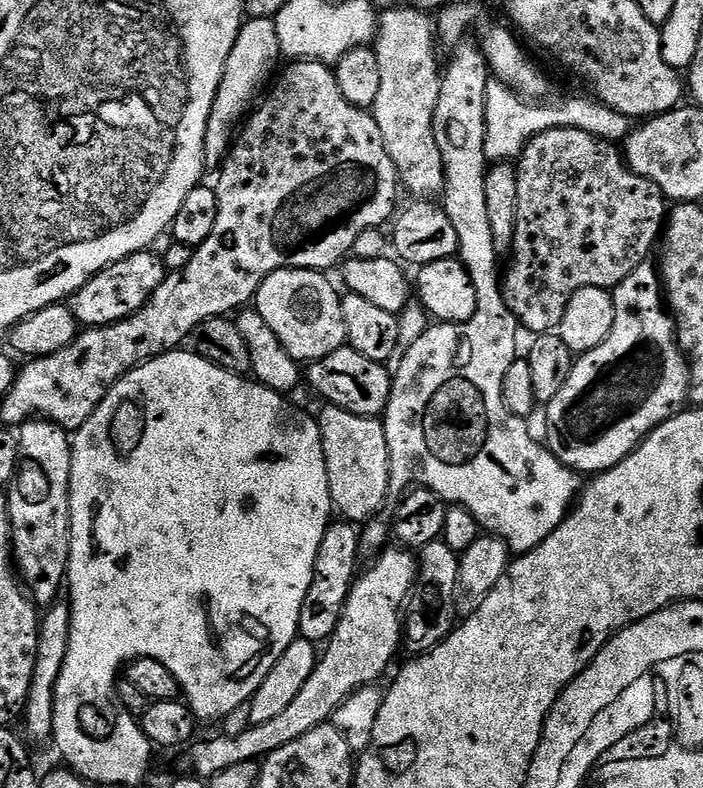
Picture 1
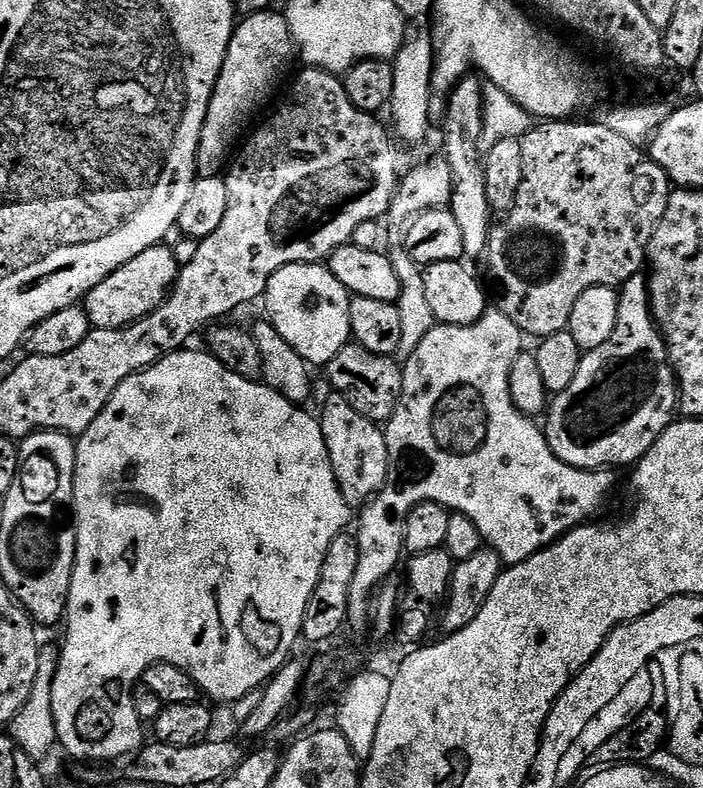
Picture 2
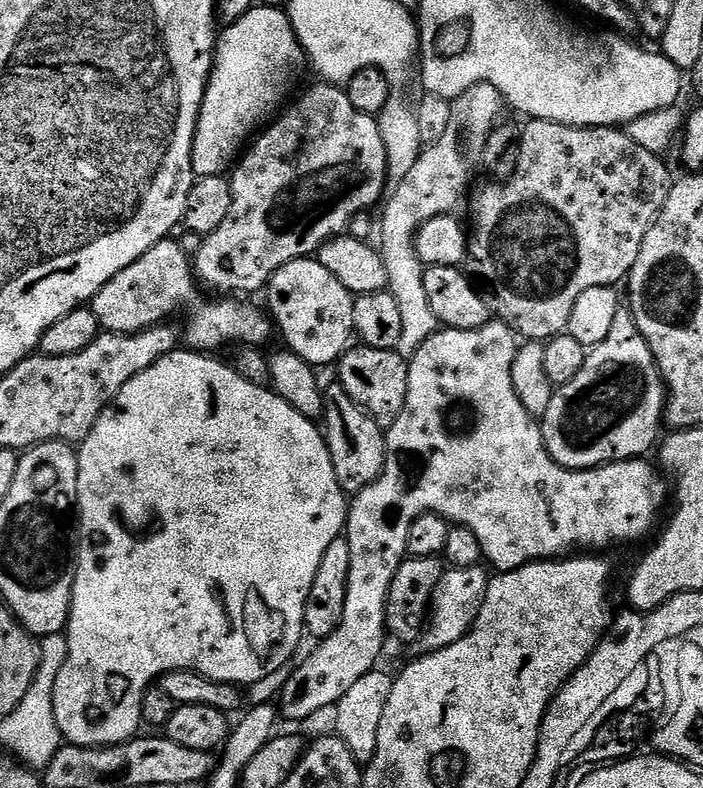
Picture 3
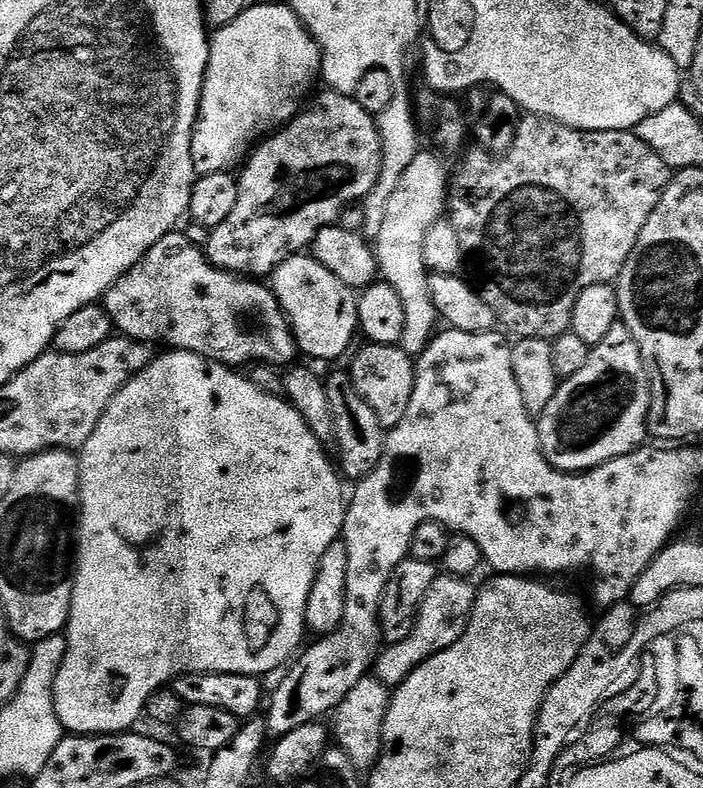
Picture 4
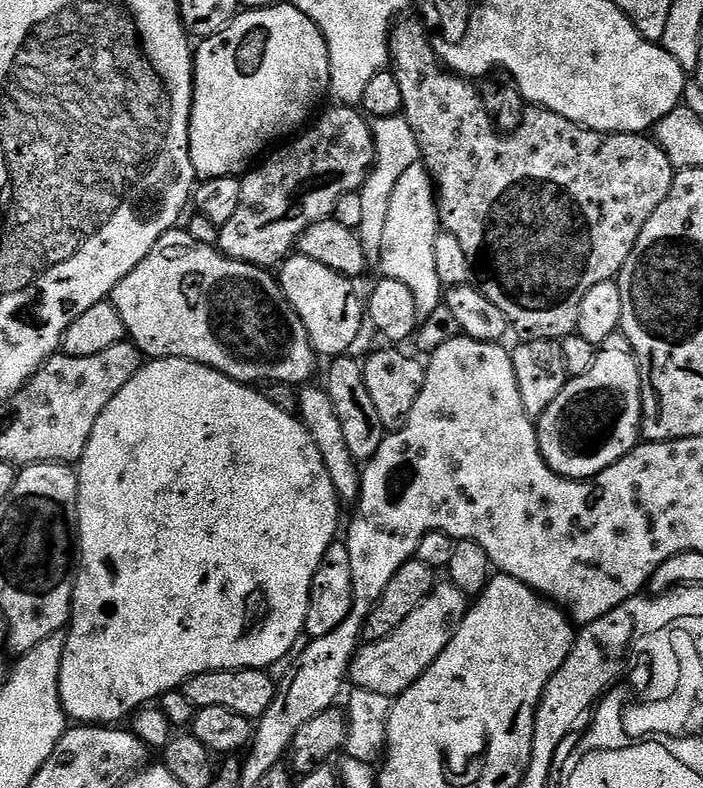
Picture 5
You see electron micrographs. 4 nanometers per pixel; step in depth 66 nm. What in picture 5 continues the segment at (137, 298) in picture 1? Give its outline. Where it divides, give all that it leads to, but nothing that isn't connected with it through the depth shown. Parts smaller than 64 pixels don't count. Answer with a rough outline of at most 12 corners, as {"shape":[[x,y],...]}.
{"shape":[[173,230],[110,303],[145,357],[316,372],[279,279]]}

